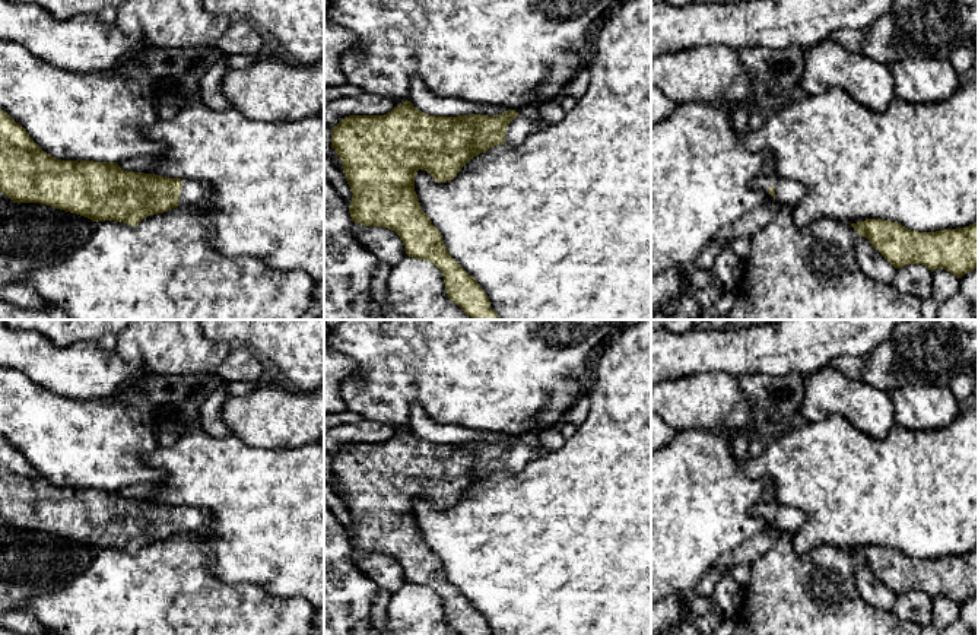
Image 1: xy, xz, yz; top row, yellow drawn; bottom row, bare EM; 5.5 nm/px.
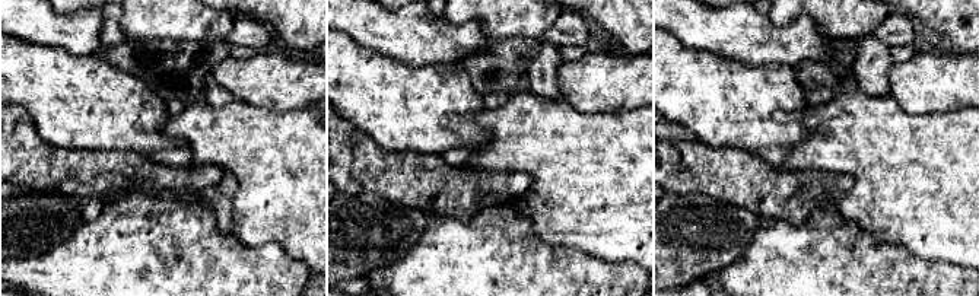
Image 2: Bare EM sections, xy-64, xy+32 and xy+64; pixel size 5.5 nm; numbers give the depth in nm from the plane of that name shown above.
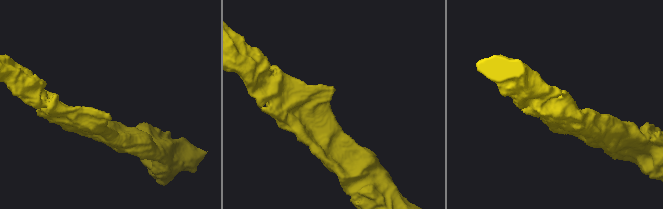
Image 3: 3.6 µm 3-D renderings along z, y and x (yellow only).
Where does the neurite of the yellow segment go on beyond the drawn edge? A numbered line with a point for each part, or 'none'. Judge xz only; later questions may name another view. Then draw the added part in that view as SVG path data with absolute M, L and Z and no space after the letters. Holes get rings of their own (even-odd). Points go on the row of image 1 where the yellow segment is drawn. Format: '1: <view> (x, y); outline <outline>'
1: xz (524, 124); outline M620 0L615 7L609 9L600 19L597 19L596 22L593 22L590 25L590 29L588 29L588 35L587 35L587 41L584 44L584 47L578 51L580 57L581 57L581 63L580 63L580 67L575 73L575 76L566 83L563 85L559 92L552 96L552 98L547 98L547 99L543 99L543 101L536 101L530 105L527 105L528 108L528 112L527 114L520 114L517 118L514 118L509 124L508 124L508 130L505 133L505 145L518 145L521 142L524 142L531 133L537 131L543 123L542 123L542 117L540 117L540 107L543 104L547 104L547 102L558 102L561 104L566 96L565 96L565 91L566 91L566 86L577 77L577 74L582 70L587 70L591 67L591 58L593 58L593 54L594 54L594 41L598 35L598 31L601 28L603 23L607 22L607 19L619 10L620 4L623 3L625 0Z

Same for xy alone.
1: xy (194, 193); outline M184 180L182 190L178 197L180 204L196 207L203 204L210 196L210 185L204 181Z

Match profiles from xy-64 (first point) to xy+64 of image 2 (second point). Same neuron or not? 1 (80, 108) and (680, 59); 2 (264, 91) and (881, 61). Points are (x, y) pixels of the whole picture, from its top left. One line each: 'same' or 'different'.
1: same
2: different

